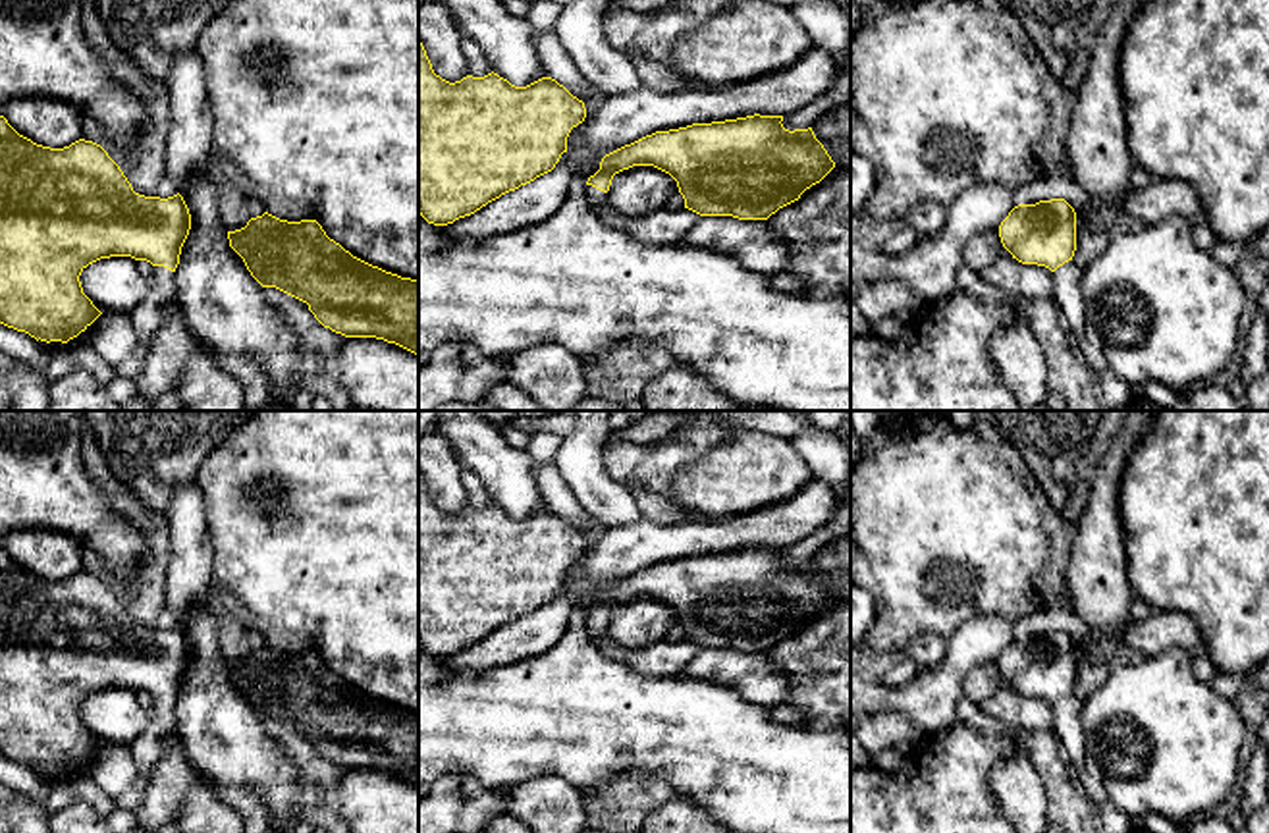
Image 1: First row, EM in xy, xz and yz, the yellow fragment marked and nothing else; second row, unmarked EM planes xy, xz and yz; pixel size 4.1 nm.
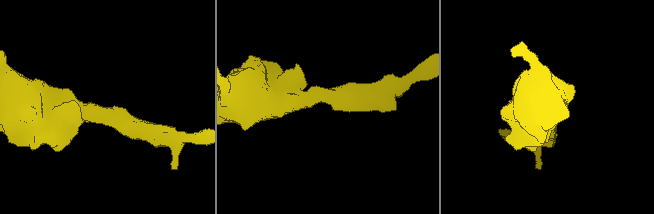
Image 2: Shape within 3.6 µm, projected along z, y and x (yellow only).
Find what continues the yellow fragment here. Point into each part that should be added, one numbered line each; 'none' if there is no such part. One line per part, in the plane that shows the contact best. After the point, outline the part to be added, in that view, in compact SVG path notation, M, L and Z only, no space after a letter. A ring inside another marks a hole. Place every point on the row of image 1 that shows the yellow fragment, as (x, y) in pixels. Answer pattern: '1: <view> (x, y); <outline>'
1: xy (147, 317); M154 266L152 280L152 295L129 312L137 334L137 345L133 353L114 368L116 374L131 380L133 384L143 370L147 343L162 326L166 309L177 307L177 287L174 272L164 266Z

